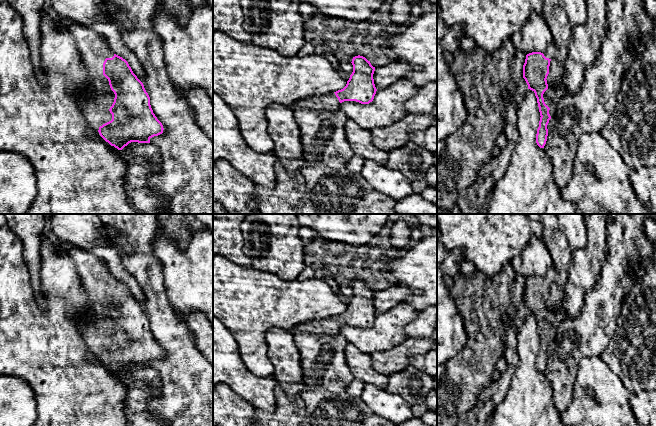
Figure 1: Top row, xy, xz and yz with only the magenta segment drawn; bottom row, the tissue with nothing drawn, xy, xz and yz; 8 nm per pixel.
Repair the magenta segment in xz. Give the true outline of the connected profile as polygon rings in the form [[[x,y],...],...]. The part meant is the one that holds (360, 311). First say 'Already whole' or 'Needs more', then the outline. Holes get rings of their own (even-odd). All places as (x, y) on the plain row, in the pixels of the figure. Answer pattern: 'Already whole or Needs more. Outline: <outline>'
Needs more. Outline: [[[360,279],[353,281],[351,287],[353,296],[343,313],[303,322],[292,330],[334,336],[340,333],[340,328],[344,325],[356,325],[361,328],[372,326],[377,315],[373,303],[375,291]]]

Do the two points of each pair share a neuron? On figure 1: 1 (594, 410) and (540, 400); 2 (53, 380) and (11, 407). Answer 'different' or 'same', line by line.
1: different
2: different

